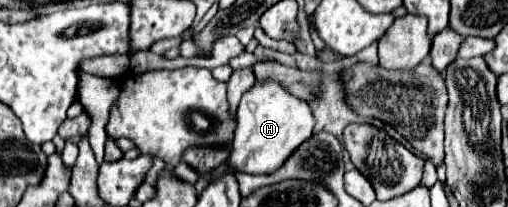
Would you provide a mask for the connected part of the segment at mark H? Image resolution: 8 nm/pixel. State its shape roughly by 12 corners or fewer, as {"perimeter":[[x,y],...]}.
{"perimeter":[[256,80],[230,164],[270,174],[312,136],[308,102]]}

